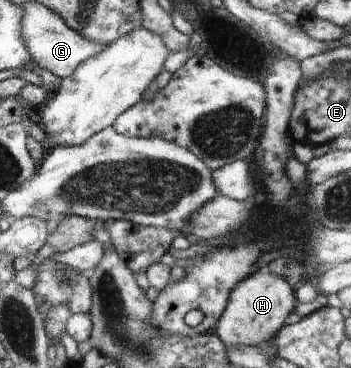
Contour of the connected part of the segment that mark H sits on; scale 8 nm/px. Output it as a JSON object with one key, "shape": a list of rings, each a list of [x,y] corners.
{"shape":[[[257,268],[252,275],[244,277],[244,281],[240,281],[230,291],[228,305],[215,326],[214,333],[228,347],[265,346],[285,325],[286,318],[294,311],[297,303],[295,289],[286,282],[286,279],[274,275],[266,268]]]}

